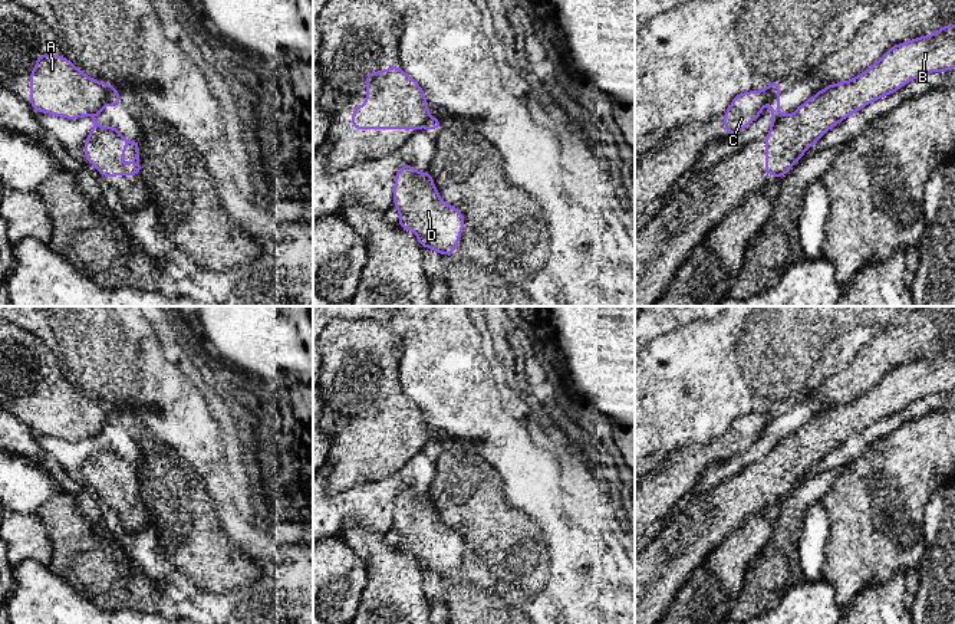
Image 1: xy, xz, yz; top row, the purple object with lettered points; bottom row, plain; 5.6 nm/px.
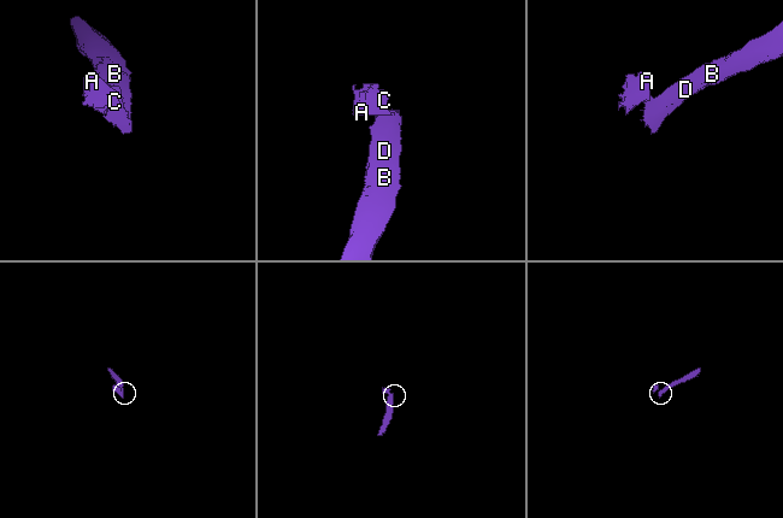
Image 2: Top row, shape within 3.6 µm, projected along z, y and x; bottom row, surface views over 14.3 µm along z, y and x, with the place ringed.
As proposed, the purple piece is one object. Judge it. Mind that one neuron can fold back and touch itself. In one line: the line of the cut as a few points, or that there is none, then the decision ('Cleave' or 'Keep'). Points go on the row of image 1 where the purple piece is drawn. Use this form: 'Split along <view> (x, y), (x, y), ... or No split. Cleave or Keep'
Split along xy (102, 84), (106, 92), (106, 102). Cleave

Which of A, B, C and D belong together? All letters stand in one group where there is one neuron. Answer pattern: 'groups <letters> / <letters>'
groups A C / B D

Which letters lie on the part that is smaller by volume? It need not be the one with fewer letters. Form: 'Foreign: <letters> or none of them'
Foreign: A, C

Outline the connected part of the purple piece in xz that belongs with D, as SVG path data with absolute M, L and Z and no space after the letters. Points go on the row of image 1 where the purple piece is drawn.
M404 164L393 184L392 204L399 210L398 226L412 230L421 247L451 256L460 243L465 217L439 197L431 170L418 173Z

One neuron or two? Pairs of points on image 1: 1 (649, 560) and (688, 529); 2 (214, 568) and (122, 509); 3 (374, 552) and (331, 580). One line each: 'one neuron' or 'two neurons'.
1: one neuron
2: two neurons
3: two neurons

